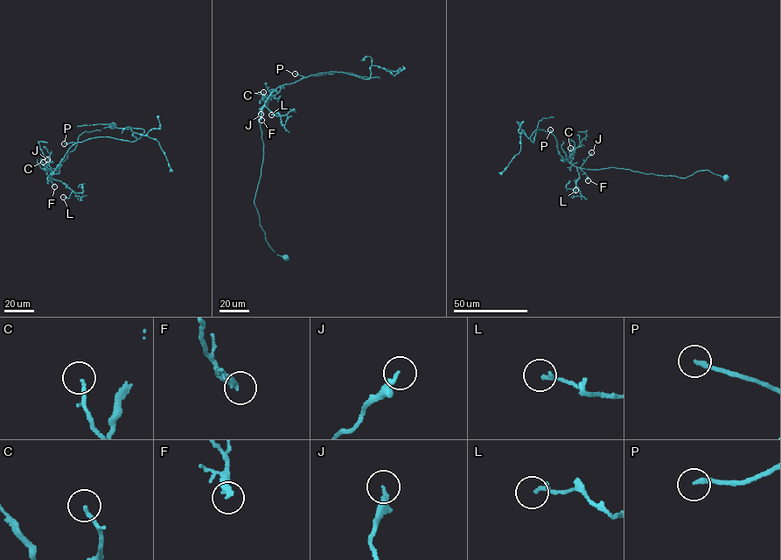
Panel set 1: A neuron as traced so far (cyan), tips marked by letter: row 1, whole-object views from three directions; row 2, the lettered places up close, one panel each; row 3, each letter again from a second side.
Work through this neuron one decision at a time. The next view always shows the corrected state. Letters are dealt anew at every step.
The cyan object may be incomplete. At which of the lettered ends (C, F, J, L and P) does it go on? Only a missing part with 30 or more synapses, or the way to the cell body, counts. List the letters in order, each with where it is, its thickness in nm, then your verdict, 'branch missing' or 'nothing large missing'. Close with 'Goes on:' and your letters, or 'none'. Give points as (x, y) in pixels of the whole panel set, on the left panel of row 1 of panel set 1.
C: (43, 162) | 150 nm | nothing large missing
F: (54, 186) | 240 nm | nothing large missing
J: (47, 159) | 280 nm | nothing large missing
L: (63, 197) | 170 nm | nothing large missing
P: (64, 143) | 190 nm | branch missing
Goes on: P

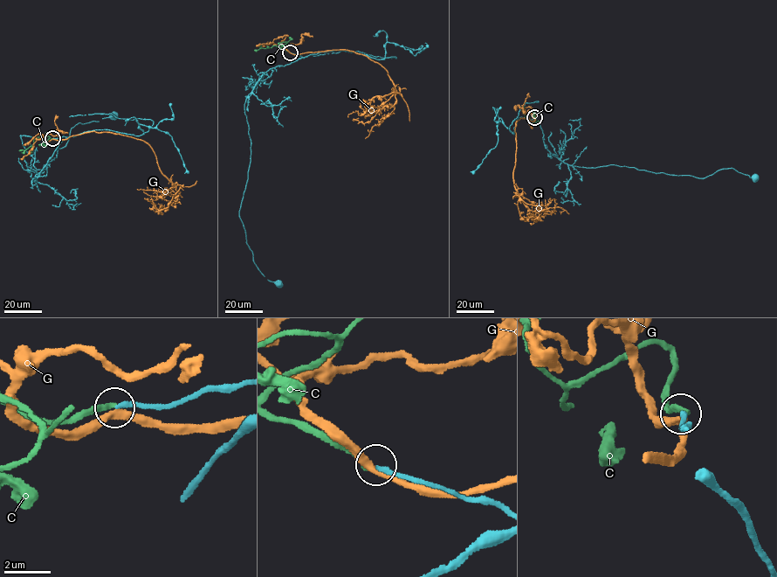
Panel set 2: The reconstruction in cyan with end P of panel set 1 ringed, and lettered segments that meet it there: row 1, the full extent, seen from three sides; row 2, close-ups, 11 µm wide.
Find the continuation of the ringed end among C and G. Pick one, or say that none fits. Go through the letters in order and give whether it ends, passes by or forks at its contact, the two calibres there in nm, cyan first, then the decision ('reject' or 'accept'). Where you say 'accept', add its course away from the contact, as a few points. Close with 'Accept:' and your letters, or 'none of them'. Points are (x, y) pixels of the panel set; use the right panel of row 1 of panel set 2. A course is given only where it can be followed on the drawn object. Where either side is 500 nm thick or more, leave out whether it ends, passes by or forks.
C: it ends there; 200 nm thick on the cyan side, 220 nm on the other; reject
G: it passes by; 220 nm thick on the cyan side, 300 nm on the other; reject
Accept: none of them

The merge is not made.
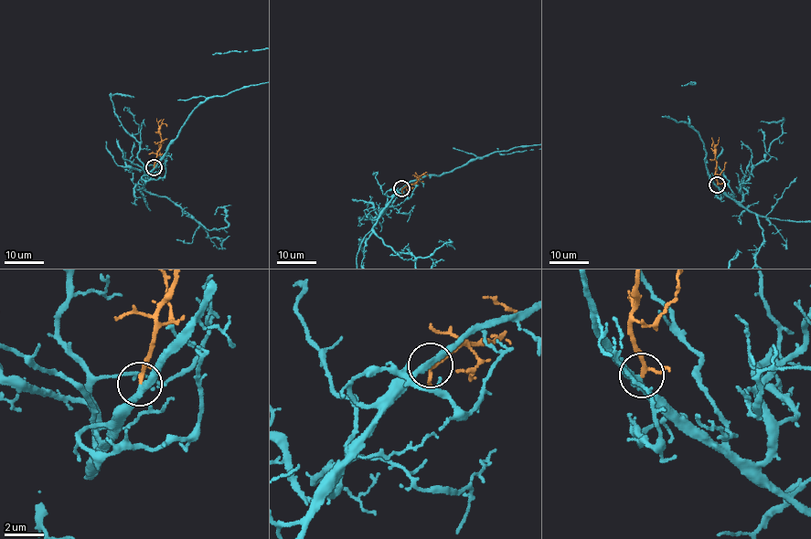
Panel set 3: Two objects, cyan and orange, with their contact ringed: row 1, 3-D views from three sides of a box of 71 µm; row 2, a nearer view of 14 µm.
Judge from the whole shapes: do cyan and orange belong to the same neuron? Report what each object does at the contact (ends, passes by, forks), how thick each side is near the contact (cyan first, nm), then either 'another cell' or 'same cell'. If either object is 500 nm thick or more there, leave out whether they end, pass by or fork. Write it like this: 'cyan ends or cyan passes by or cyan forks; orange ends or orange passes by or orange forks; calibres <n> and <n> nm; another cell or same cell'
cyan passes by; orange passes by; calibres 280 and 150 nm; same cell

